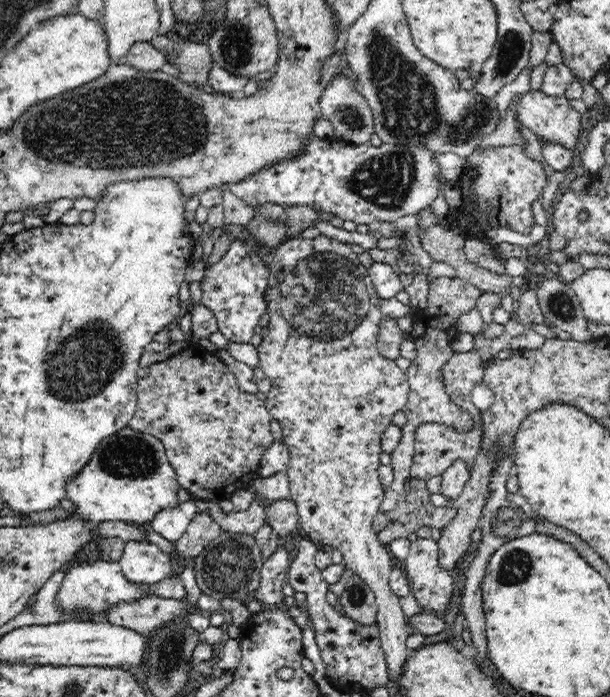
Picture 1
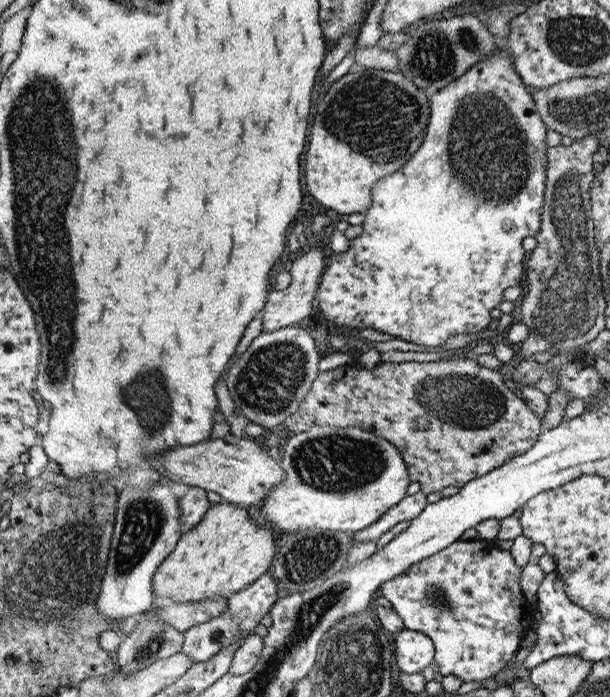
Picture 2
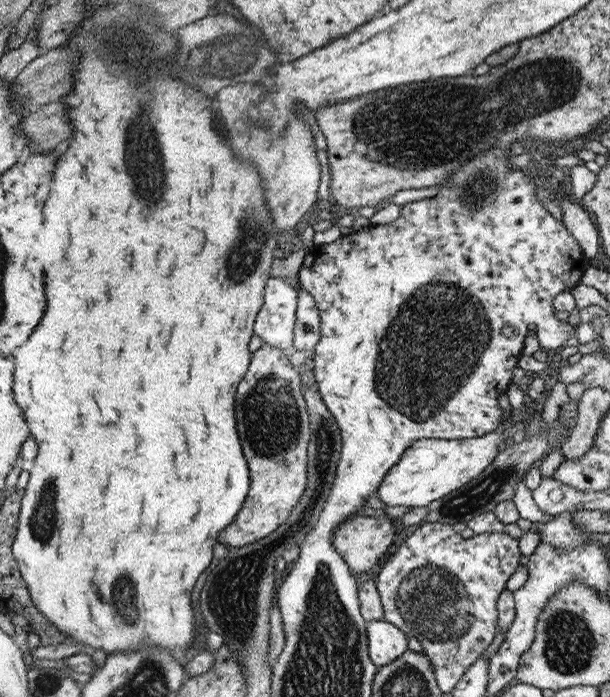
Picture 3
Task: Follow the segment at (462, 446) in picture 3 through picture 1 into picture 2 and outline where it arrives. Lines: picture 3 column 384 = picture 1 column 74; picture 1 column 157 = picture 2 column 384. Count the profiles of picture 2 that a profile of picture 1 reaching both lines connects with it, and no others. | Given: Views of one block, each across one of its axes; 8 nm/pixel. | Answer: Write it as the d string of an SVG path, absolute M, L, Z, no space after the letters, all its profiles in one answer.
M310 427L282 441L284 482L254 510L258 521L271 522L282 534L306 529L358 532L406 498L410 486L402 453L390 441L360 427Z

